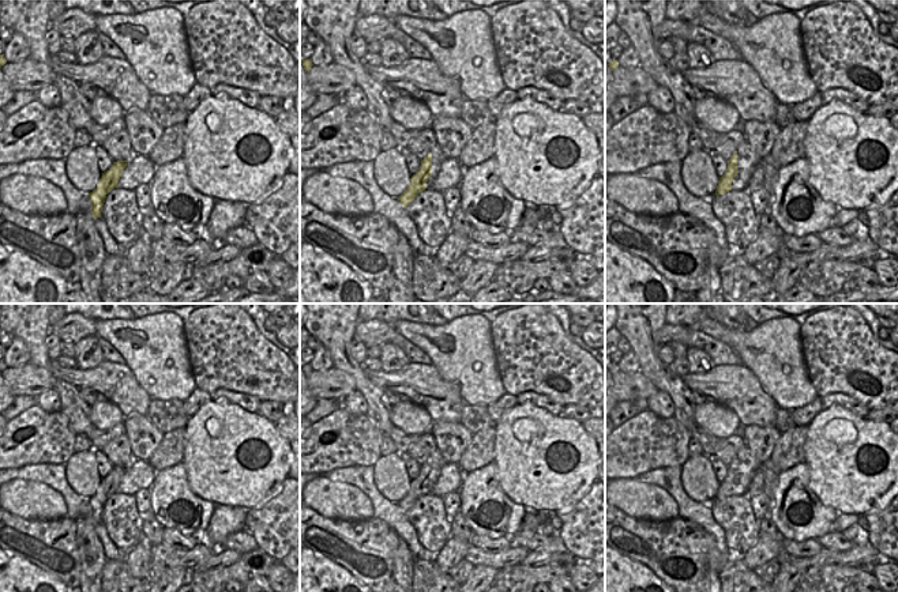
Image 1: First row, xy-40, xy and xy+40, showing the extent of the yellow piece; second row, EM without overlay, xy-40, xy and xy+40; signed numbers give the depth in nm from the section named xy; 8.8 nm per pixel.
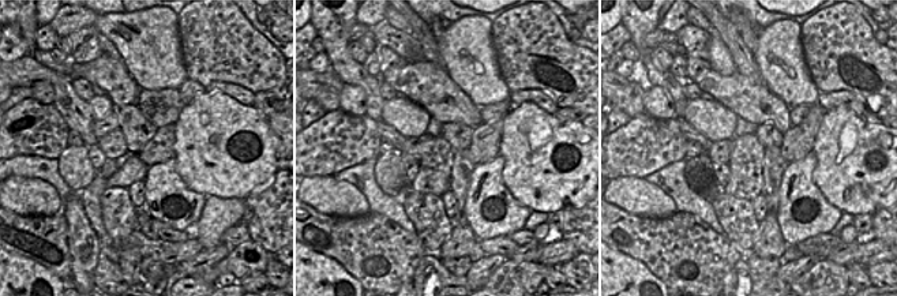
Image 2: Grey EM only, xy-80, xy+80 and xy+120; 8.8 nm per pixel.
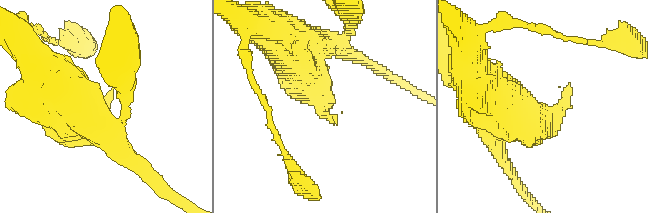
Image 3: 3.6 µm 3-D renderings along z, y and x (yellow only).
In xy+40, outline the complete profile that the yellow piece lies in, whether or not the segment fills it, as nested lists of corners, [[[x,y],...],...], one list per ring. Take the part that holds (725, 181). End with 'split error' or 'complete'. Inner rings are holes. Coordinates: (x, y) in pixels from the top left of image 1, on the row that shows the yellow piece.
[[[734,151],[730,159],[728,161],[728,169],[718,181],[715,195],[724,195],[732,191],[732,181],[736,176],[737,176],[737,151]]] | complete

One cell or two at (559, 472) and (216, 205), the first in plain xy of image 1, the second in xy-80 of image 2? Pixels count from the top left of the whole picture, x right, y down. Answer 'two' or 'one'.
two

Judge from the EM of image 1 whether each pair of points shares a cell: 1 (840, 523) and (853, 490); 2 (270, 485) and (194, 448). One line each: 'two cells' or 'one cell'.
1: two cells
2: one cell

